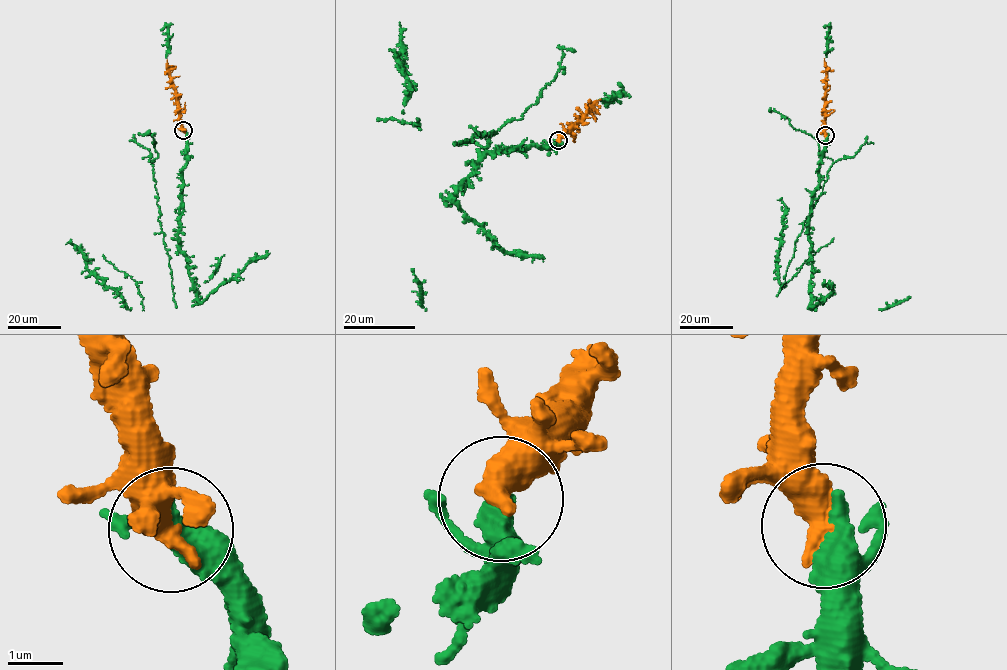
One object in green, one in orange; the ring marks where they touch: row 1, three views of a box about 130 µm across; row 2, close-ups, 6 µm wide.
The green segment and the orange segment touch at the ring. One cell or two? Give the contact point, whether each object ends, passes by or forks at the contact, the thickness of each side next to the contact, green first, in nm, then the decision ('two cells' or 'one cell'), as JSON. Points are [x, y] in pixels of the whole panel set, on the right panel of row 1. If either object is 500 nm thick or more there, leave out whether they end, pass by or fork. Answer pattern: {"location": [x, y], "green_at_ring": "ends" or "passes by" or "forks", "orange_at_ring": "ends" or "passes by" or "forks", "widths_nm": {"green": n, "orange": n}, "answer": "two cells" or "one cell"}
{"location": [825, 135], "widths_nm": {"green": 400, "orange": 550}, "answer": "one cell"}

